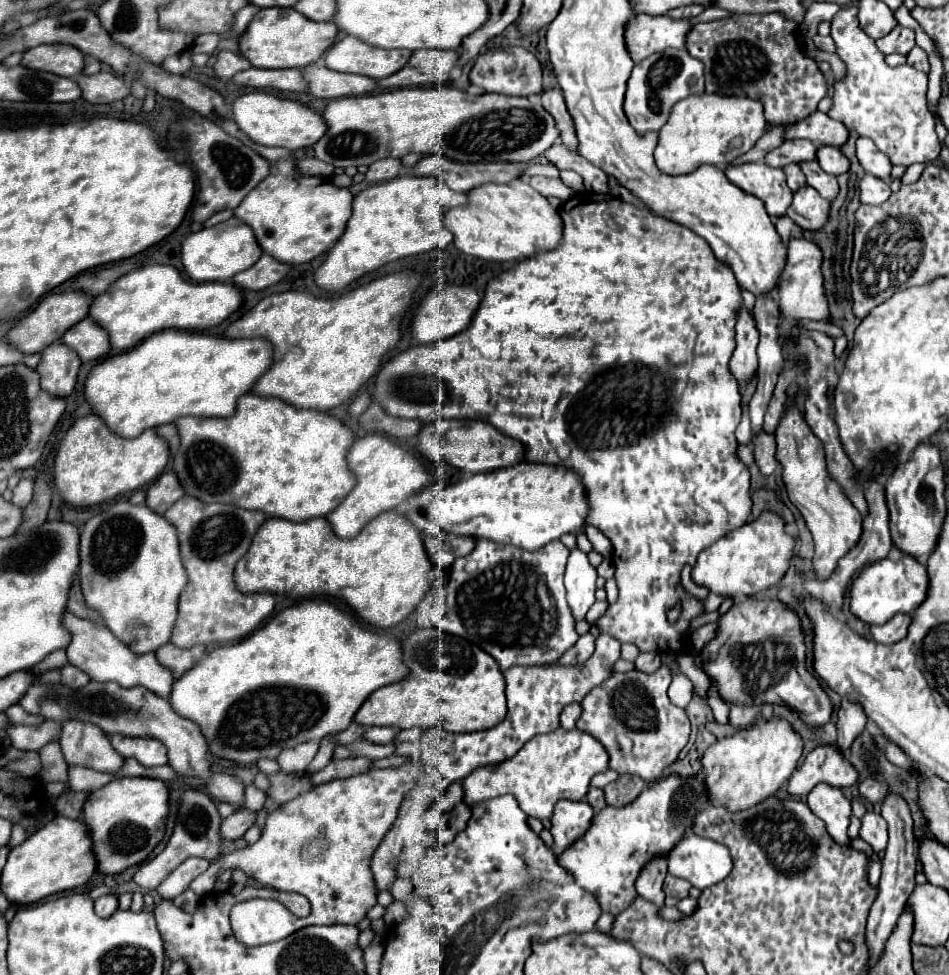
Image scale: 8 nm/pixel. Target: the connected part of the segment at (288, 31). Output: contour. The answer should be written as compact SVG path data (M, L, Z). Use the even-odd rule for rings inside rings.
M271 7L261 9L259 15L249 23L247 31L239 37L239 53L251 61L253 67L261 69L285 69L295 65L299 69L315 63L329 49L337 37L337 27L333 21L317 23L293 13L291 7Z

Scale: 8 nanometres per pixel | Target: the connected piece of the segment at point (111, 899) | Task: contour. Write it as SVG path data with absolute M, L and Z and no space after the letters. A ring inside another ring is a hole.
M103 895L95 901L95 913L99 917L111 917L119 909L119 899L117 895Z

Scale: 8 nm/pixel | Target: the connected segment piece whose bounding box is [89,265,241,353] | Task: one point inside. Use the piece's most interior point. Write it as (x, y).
(157, 297)

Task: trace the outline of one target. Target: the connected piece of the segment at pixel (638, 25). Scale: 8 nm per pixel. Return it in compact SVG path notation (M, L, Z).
M635 15L625 25L625 45L635 63L643 61L651 53L657 53L667 47L683 47L685 33L691 29L691 23L685 19L645 17Z

